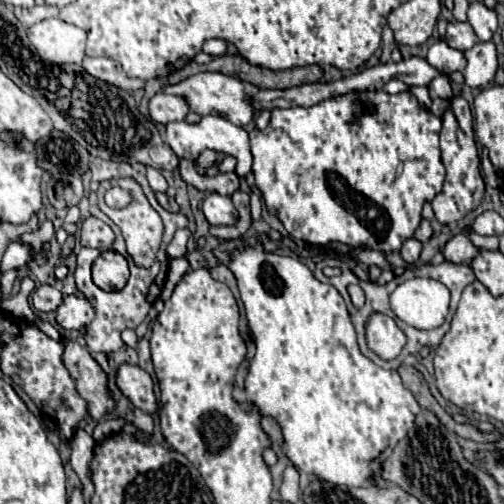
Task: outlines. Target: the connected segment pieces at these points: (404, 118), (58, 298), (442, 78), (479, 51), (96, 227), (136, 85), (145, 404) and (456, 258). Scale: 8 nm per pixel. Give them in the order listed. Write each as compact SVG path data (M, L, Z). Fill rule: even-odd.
M363 90L363 92L349 92L349 94L337 94L331 96L315 106L309 108L287 108L287 110L273 110L269 126L265 130L251 130L251 154L253 154L253 176L255 184L263 194L263 200L267 208L283 222L285 230L307 244L313 246L327 246L329 242L341 242L351 248L371 248L379 252L395 252L401 248L401 244L413 236L415 228L421 222L421 208L429 200L433 200L443 186L445 180L445 168L441 164L439 156L439 130L441 130L441 118L431 114L429 110L423 110L417 102L417 98L409 92L391 96L383 90Z
M39 286L33 292L33 306L39 312L55 312L63 304L63 294L51 286Z
M439 74L429 86L429 96L435 100L435 98L451 98L451 82L449 82L449 76L445 74Z
M477 42L465 52L467 66L463 70L465 84L471 88L485 88L493 82L497 72L497 50L493 42Z
M89 216L81 224L81 244L83 246L101 246L101 250L107 250L113 244L113 240L115 240L113 230L101 220Z
M87 56L87 58L83 60L83 68L85 68L91 76L95 76L95 78L107 82L107 84L113 84L113 86L117 86L117 88L121 88L121 90L127 90L127 92L135 92L135 90L145 88L145 82L143 82L143 80L129 78L129 76L123 72L121 64L115 62L115 60L111 60L111 58L89 58L89 56Z
M121 364L117 372L117 386L143 412L153 414L159 408L151 376L139 366Z
M457 234L453 236L447 244L445 244L445 258L449 262L455 262L455 264L469 264L471 258L475 256L477 248L471 244L471 240L465 236L465 234Z

